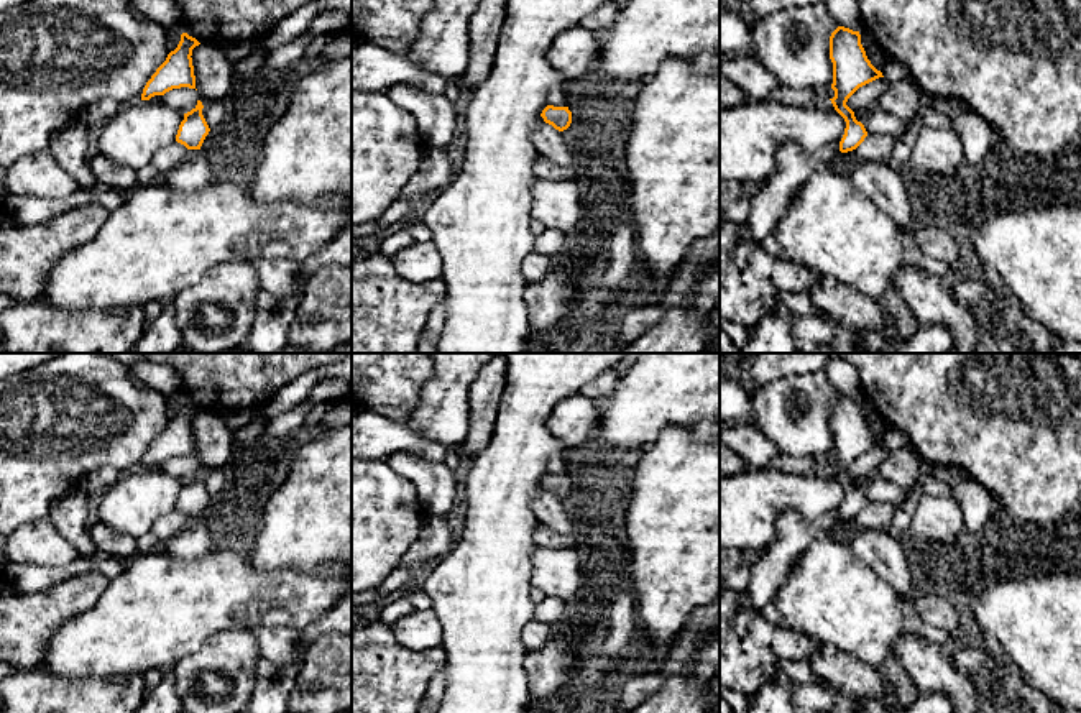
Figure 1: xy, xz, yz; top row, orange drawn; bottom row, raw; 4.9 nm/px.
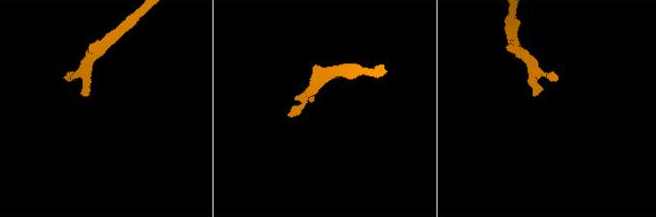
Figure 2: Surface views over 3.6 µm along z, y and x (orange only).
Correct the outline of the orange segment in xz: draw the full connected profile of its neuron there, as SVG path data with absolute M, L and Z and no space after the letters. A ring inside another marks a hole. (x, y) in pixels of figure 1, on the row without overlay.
M547 473L542 478L540 485L545 491L552 493L559 499L567 498L572 491L572 480L568 478L568 475Z

